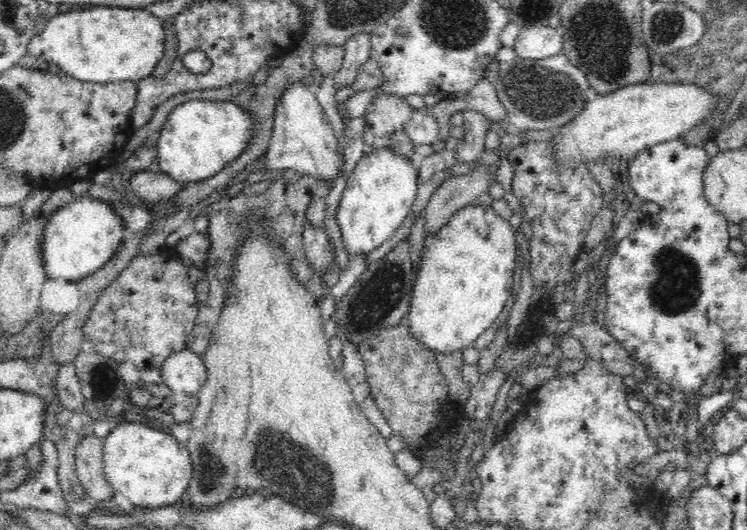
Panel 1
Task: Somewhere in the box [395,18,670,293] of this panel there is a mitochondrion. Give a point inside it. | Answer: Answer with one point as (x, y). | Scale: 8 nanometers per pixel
(525, 85)

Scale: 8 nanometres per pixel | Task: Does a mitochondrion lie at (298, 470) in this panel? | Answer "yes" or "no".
yes

